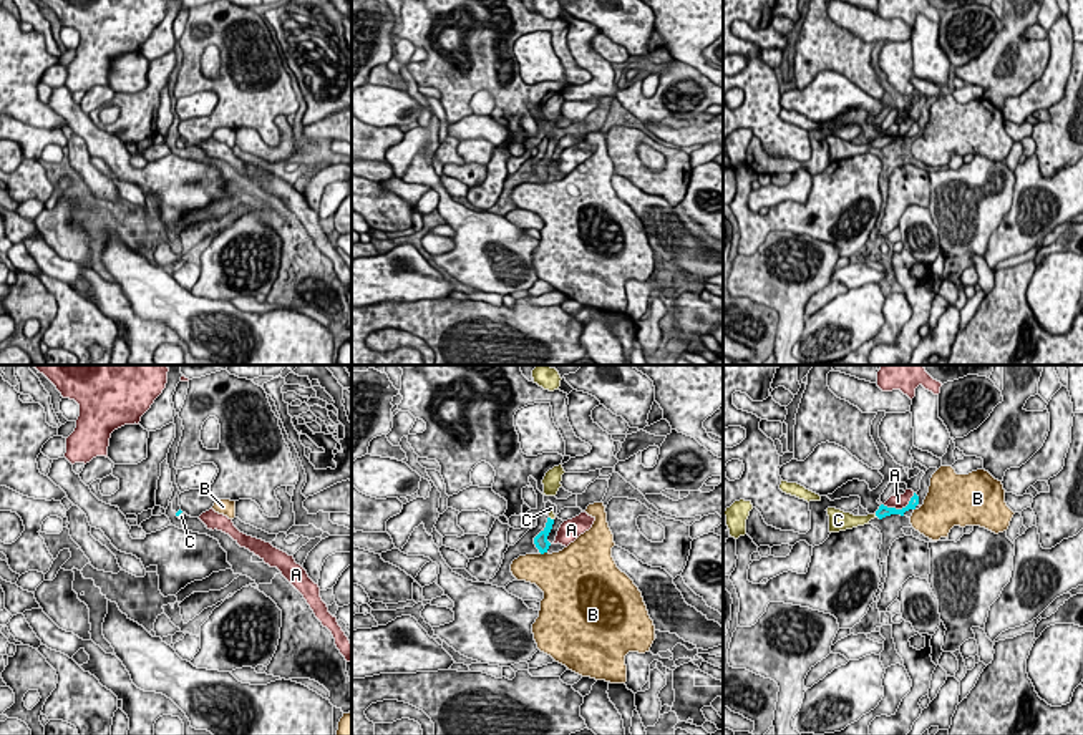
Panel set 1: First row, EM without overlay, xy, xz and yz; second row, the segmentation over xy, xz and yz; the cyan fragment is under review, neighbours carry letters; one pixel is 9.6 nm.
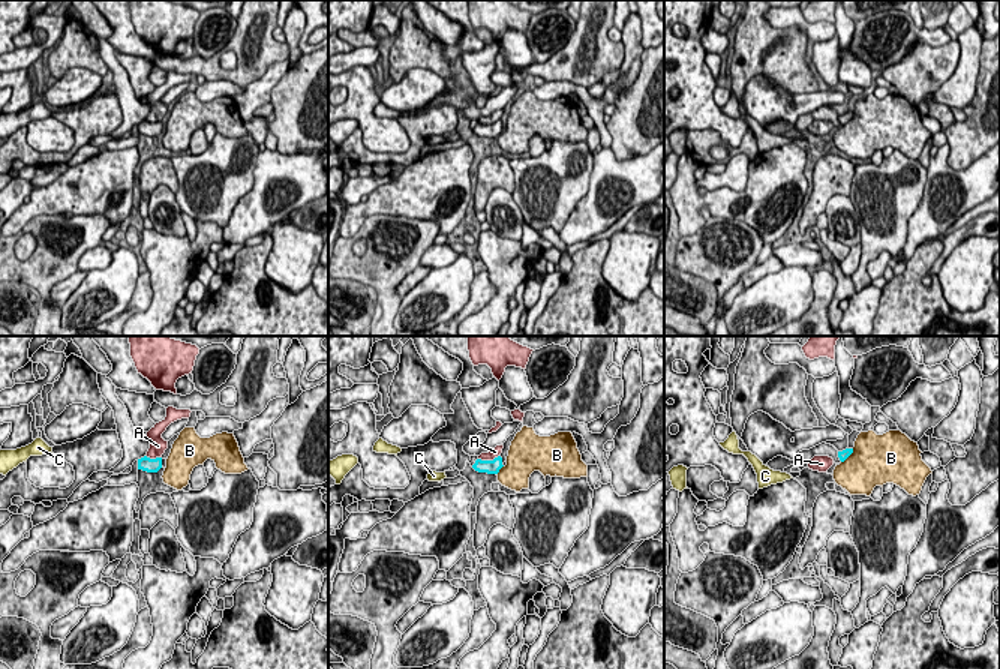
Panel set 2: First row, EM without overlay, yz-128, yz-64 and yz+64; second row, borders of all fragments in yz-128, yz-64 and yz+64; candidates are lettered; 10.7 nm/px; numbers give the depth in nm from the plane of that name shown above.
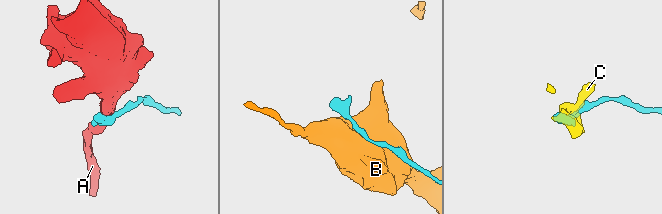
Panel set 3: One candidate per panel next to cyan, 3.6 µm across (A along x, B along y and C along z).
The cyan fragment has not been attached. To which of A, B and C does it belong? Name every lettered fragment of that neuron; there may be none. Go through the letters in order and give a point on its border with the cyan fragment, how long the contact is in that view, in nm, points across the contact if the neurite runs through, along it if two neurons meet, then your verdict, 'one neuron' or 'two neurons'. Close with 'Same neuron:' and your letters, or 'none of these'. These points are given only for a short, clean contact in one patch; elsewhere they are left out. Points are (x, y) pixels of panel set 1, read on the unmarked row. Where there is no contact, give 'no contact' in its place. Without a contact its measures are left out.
A: meets cyan in yz at (899, 138); contact 340 nm long; border along yz (914, 121), (901, 136), (883, 133); two neurons
B: meets cyan in xz at (543, 181); contact 80 nm long; two neurons
C: meets cyan in yz at (876, 143); contact 60 nm long; runs through yz (883, 140), (876, 143), (851, 150); one neuron
Same neuron: C

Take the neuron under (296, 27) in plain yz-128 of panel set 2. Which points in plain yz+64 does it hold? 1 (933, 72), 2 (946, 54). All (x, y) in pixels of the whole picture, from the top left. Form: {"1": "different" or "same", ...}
{"1": "different", "2": "different"}

